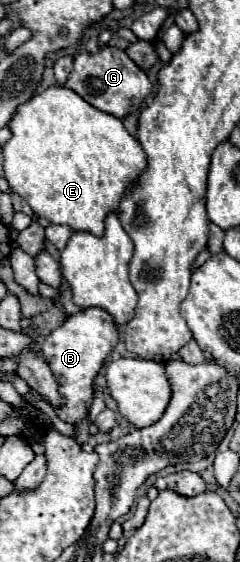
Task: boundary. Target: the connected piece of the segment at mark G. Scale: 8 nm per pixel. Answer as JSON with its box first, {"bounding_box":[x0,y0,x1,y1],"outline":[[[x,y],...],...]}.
{"bounding_box":[64,46,152,118],"outline":[[[104,46],[94,54],[80,52],[74,58],[74,70],[70,72],[64,86],[74,90],[78,96],[82,96],[94,108],[108,112],[116,118],[124,118],[130,112],[136,112],[138,106],[142,104],[142,100],[152,90],[148,76],[126,56],[124,50],[112,48],[112,46]]]}

